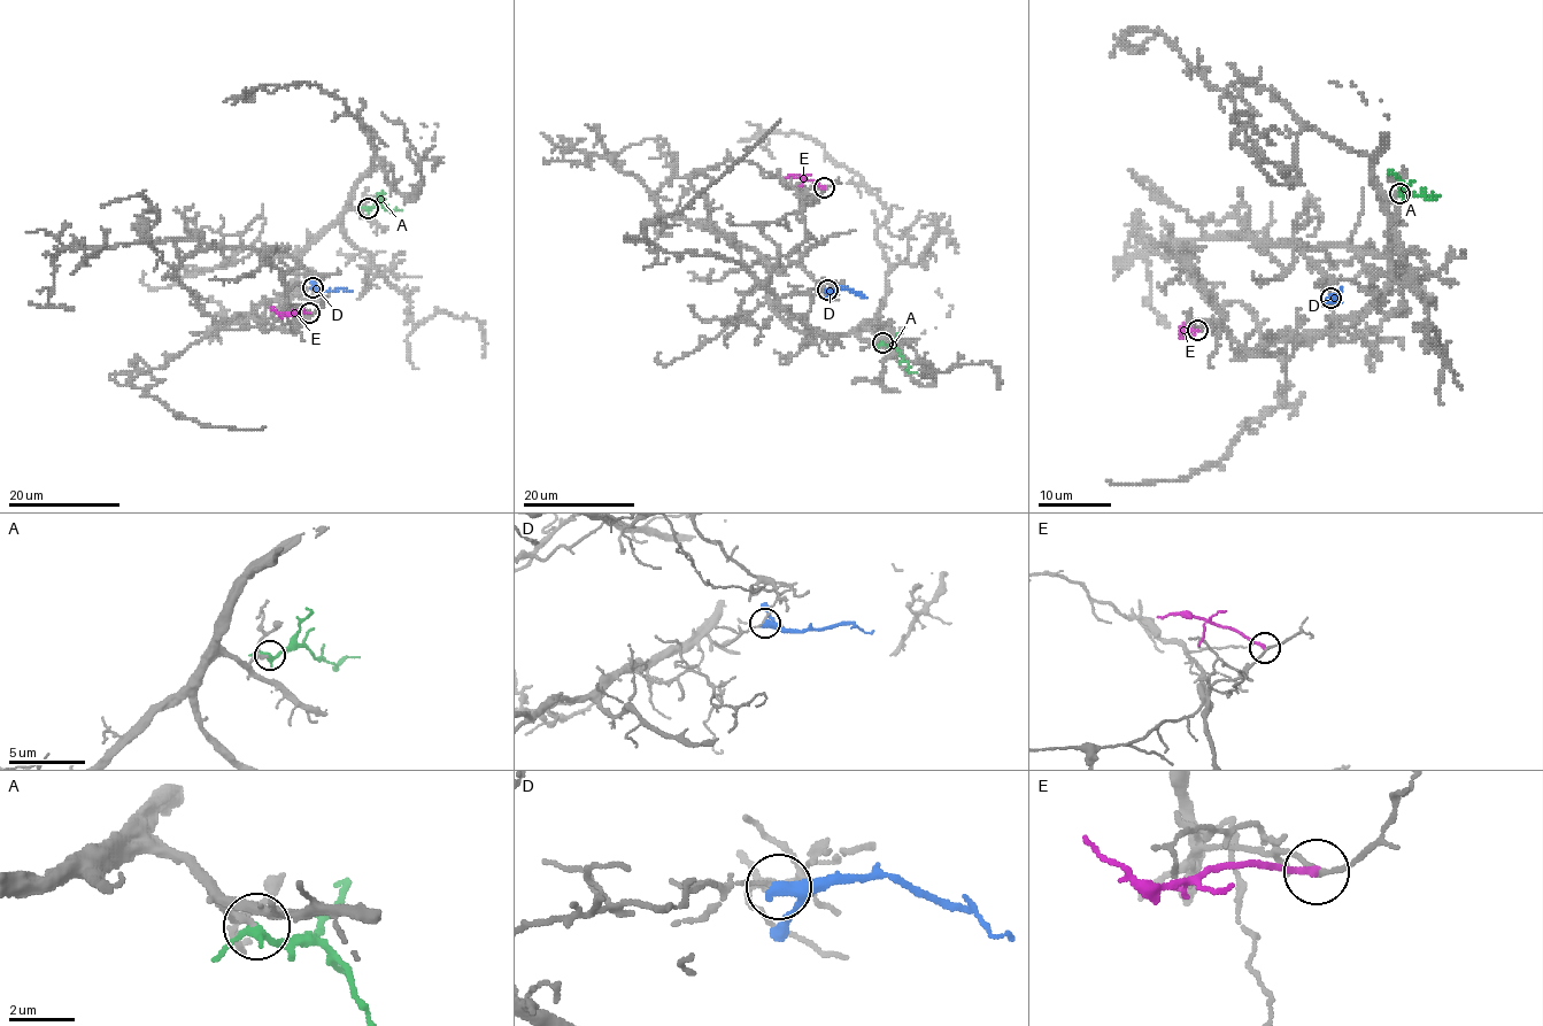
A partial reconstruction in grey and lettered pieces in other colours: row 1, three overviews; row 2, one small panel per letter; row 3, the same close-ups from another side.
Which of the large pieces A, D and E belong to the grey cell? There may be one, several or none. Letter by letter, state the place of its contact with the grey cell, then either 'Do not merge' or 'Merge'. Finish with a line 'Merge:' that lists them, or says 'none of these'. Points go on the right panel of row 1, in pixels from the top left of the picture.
A: Touches grey at (1399, 193). Merge
D: Touches grey at (1331, 298). Do not merge
E: Touches grey at (1197, 330). Do not merge
Merge: A

